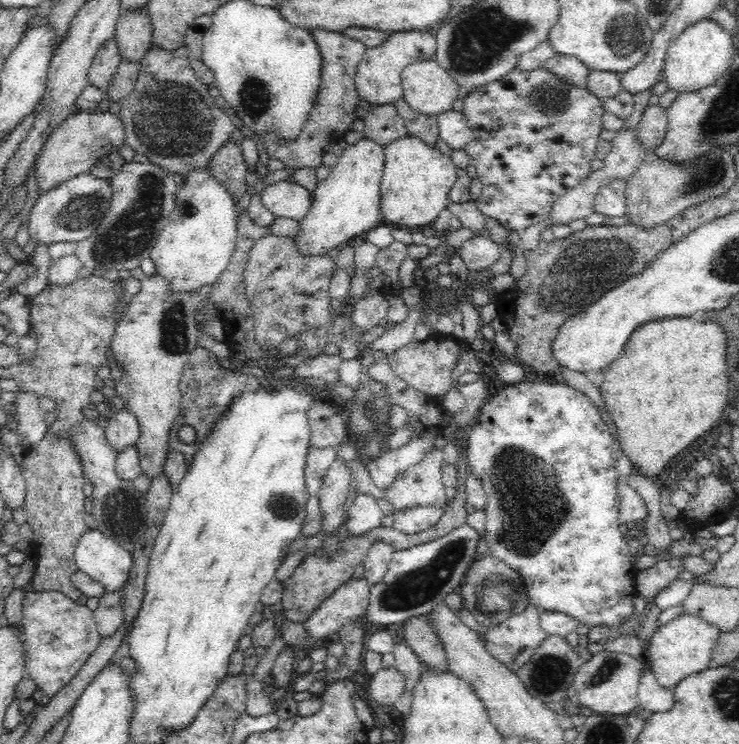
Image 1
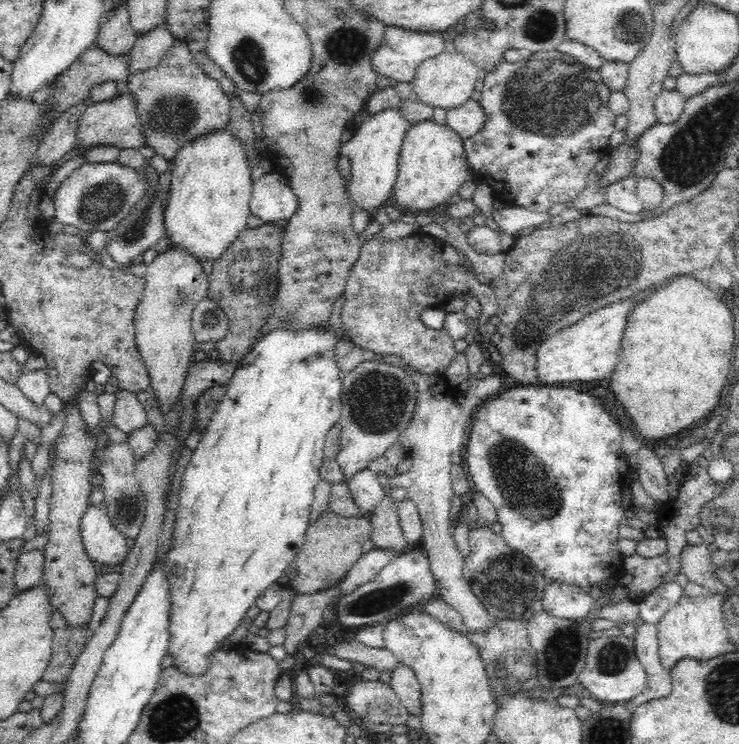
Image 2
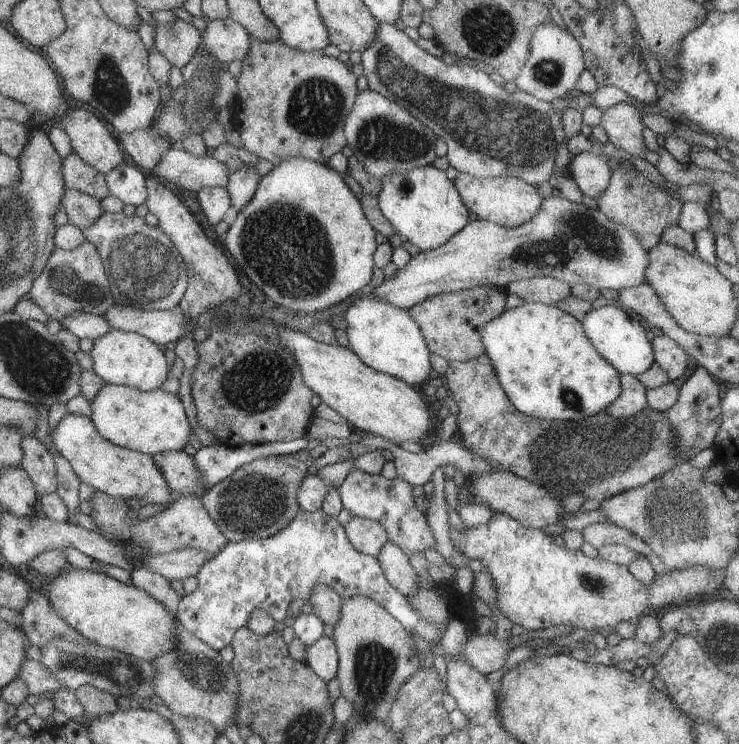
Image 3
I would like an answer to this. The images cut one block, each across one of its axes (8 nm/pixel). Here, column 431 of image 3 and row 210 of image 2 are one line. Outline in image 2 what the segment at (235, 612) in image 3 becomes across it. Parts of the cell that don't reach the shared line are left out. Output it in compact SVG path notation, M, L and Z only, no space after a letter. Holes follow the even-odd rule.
M634 174L622 177L607 186L606 203L610 203L624 212L637 213L643 210L643 204L637 195L638 177Z

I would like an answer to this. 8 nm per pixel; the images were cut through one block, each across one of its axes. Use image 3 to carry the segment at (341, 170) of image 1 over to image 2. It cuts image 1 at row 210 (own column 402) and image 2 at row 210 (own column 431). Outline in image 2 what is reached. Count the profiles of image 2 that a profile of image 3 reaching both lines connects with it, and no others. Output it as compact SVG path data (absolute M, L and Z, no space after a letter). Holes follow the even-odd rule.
M384 108L369 114L354 128L352 138L341 144L341 155L352 162L351 177L345 179L345 184L348 195L354 199L354 208L360 206L375 213L388 199L391 200L398 178L402 142L411 123L401 108Z

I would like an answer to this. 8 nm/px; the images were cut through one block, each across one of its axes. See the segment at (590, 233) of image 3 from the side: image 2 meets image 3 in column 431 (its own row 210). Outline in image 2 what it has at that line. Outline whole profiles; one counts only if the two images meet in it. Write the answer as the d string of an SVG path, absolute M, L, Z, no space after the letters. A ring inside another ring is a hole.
M278 170L263 173L253 180L249 213L264 223L283 223L294 214L298 199L287 177Z

